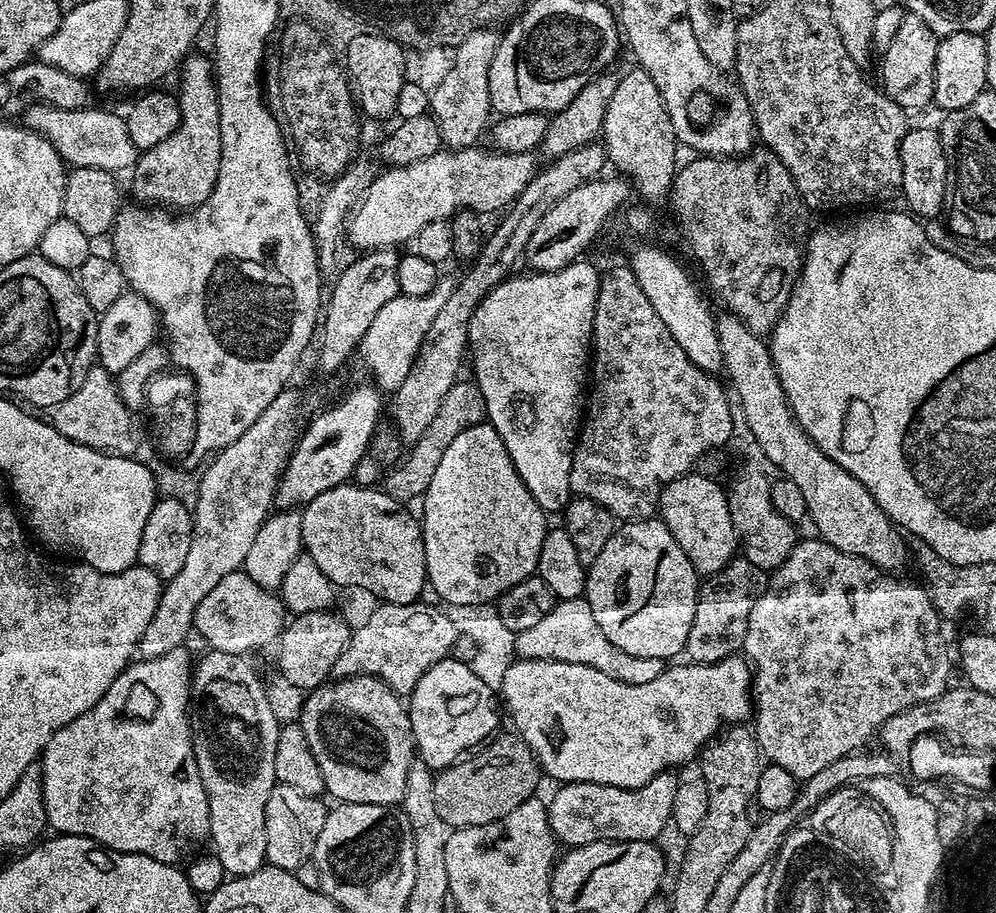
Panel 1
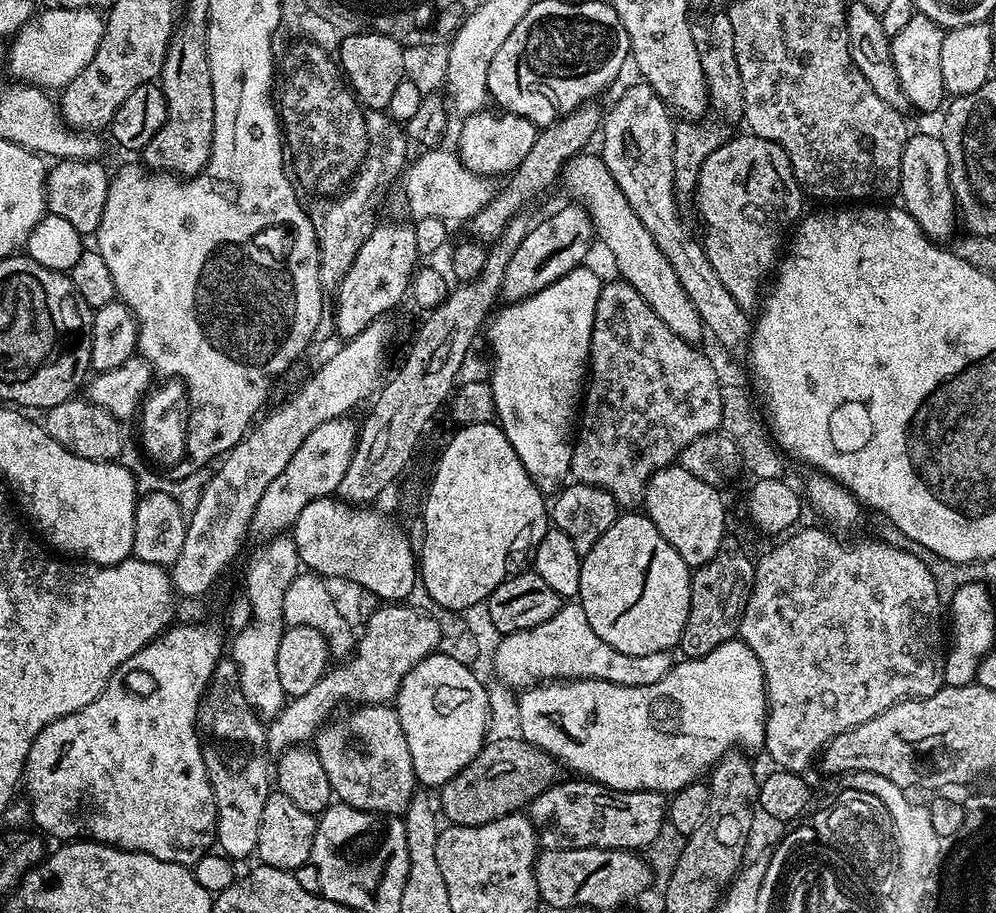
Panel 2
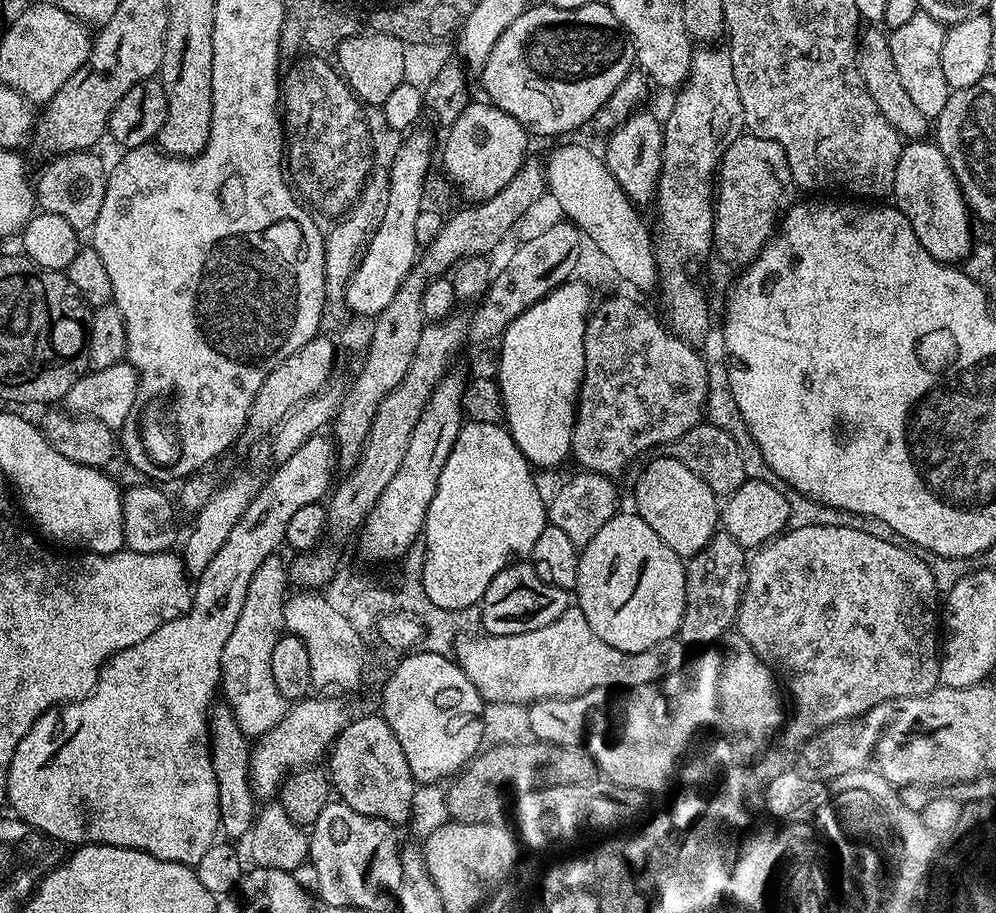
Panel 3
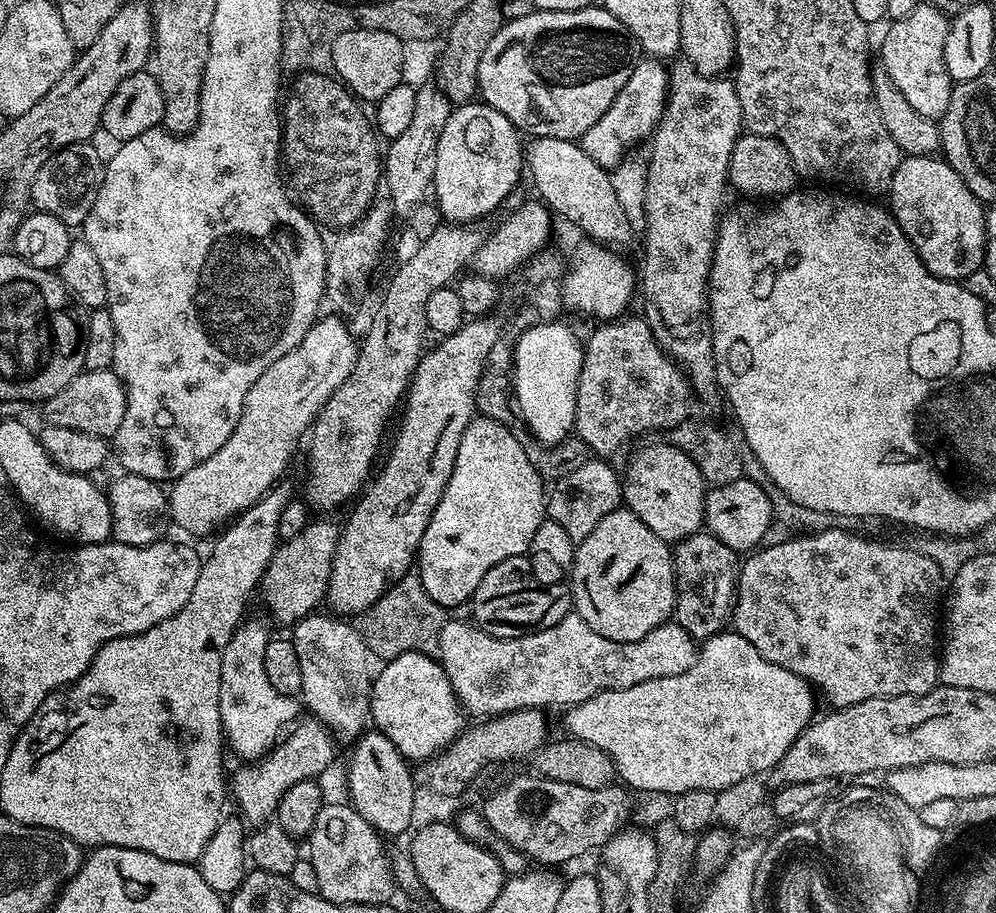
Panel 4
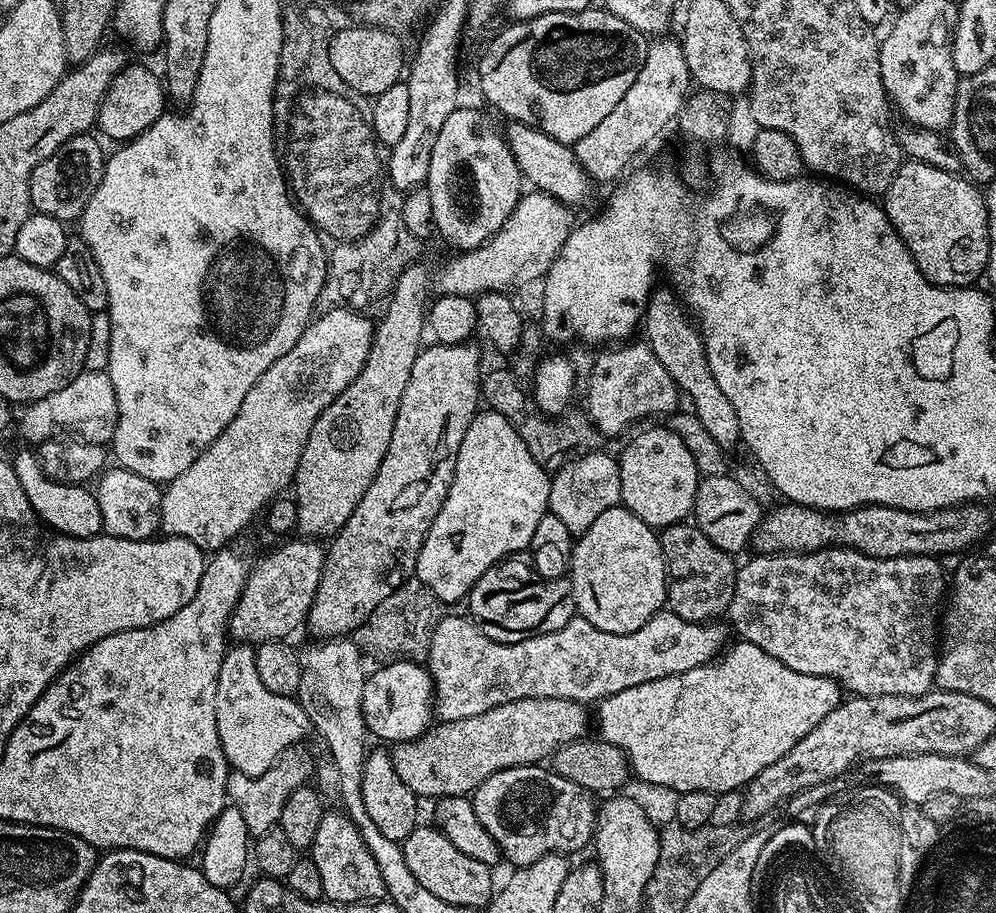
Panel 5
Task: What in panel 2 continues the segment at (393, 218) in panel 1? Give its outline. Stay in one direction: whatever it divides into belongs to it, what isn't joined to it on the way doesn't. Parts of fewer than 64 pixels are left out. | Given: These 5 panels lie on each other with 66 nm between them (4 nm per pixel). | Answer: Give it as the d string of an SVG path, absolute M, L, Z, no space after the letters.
M437 146L421 151L416 161L413 159L402 173L404 182L404 200L408 203L408 212L413 221L422 218L442 218L449 222L455 220L471 221L478 210L482 210L494 195L493 181L470 170L460 161L455 151L443 152Z

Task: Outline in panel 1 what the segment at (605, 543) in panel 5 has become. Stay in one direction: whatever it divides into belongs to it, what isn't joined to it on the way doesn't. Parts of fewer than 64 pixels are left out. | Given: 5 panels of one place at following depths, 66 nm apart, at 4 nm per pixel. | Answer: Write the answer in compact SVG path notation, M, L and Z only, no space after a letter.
M649 518L621 523L610 538L610 542L606 542L606 546L602 546L598 558L594 558L594 562L587 565L586 571L588 577L583 597L590 602L590 614L594 614L594 622L598 622L598 630L602 630L602 634L606 634L606 638L610 638L610 642L614 642L614 646L618 646L618 650L626 650L626 654L634 654L634 658L658 658L665 662L676 658L671 658L671 656L681 655L684 652L686 642L690 638L690 626L694 626L694 610L702 580L694 570L690 558L686 558L686 554L682 554L682 546L678 546L678 542L674 542L674 534L670 534L670 530L664 525L663 520Z

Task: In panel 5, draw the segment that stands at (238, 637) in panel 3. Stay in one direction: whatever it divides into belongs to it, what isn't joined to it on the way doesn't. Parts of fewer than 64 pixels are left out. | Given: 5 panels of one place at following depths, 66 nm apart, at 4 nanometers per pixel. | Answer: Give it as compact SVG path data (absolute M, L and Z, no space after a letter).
M242 643L232 647L225 651L222 670L218 670L218 738L232 772L247 776L266 774L285 750L304 742L308 735L311 737L314 729L299 699L266 690L258 675L255 647Z

